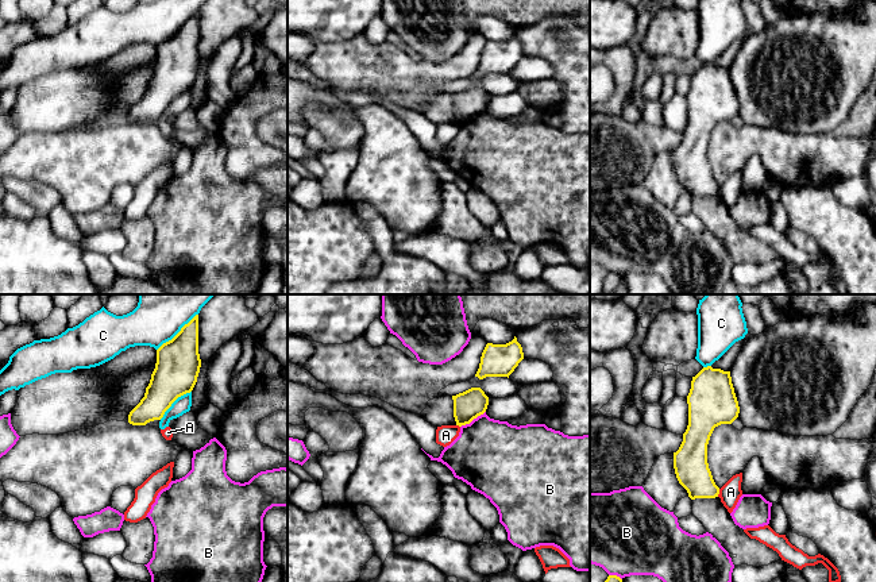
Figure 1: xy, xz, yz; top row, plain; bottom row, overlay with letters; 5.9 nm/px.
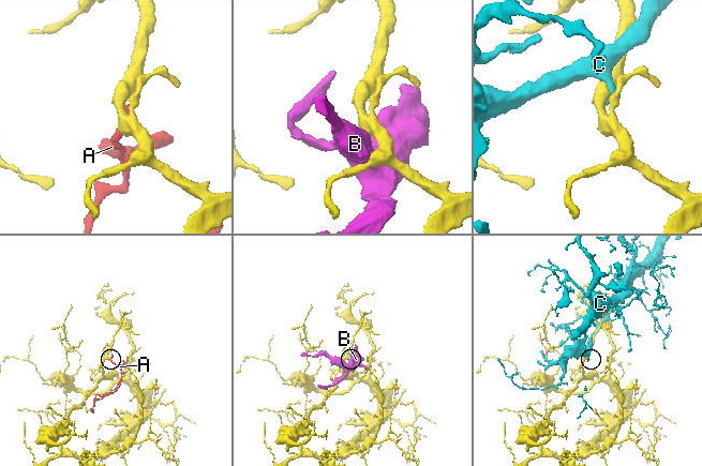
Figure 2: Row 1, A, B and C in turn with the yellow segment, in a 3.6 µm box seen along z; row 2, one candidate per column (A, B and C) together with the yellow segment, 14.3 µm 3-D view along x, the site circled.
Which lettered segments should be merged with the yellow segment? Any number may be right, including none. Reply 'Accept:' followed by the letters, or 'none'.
Accept: none

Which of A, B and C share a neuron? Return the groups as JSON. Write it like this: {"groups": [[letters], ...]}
{"groups": [["A", "C"], ["B"]]}

